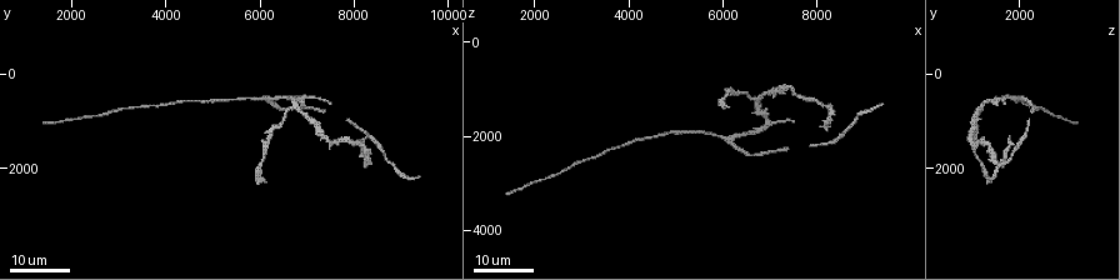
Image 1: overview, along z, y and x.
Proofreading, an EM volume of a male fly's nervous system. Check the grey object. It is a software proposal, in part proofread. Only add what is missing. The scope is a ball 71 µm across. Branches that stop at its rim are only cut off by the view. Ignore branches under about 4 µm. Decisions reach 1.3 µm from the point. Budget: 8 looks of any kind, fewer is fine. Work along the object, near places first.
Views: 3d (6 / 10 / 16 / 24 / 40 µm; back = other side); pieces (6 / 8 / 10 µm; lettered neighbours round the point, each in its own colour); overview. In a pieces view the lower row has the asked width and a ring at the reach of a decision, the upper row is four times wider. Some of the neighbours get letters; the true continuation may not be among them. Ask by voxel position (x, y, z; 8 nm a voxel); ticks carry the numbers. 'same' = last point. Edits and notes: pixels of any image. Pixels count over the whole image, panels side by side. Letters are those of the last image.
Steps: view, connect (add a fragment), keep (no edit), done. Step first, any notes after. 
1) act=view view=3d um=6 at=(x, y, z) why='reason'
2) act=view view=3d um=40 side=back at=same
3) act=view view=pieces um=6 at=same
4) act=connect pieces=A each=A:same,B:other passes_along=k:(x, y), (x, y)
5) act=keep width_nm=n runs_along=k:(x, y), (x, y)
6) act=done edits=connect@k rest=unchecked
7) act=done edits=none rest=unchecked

act=view view=3d um=24 at=(8250, 1400, 1750) why='an open end'

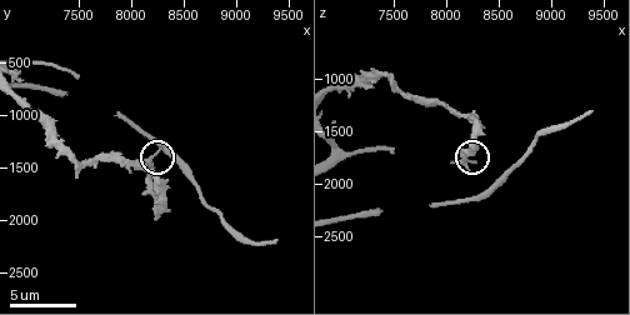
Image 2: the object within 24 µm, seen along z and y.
act=view view=pieces um=10 at=(8280, 1320, 1820)

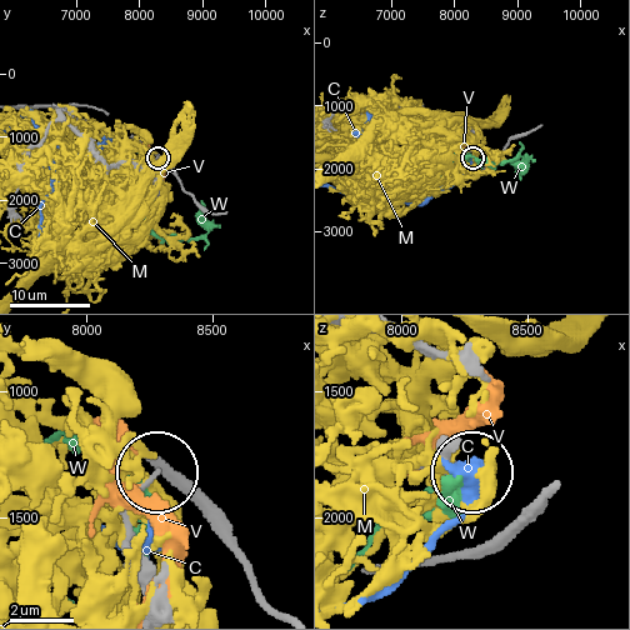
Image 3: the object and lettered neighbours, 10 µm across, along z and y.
act=keep each=C:other,M:other,V:other,W:other found='none of them fits'

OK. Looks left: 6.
act=view view=pieces um=8 at=(7340, 780, 2240) why='an open end'

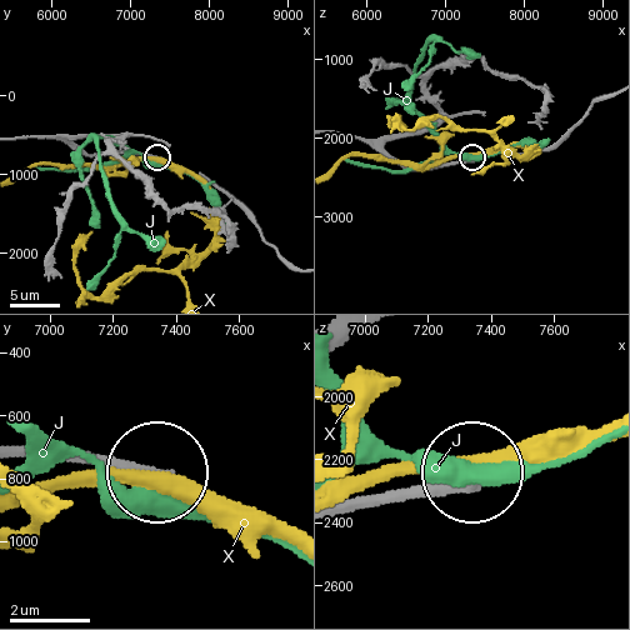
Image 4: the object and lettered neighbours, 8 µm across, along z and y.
act=keep width_nm=300 each=J:other,X:other runs_along=4:(20, 459), (158, 469) found='no lettered fragment goes on from it'

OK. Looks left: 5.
act=view view=pieces um=10 at=(7480, 640, 1700) why='free end'

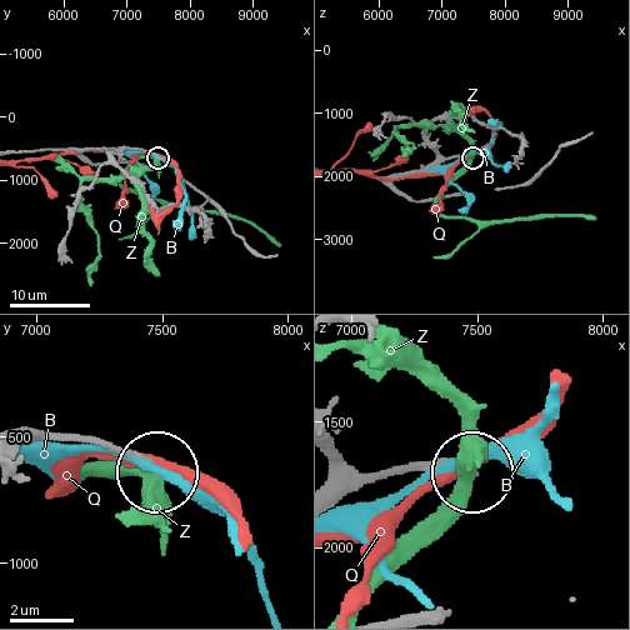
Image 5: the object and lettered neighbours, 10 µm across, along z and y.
act=keep each=B:other,Q:other,Z:other found='none of them fits'

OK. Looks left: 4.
act=view view=3d um=6 at=(7860, 980, 2200) why='branch stops here'

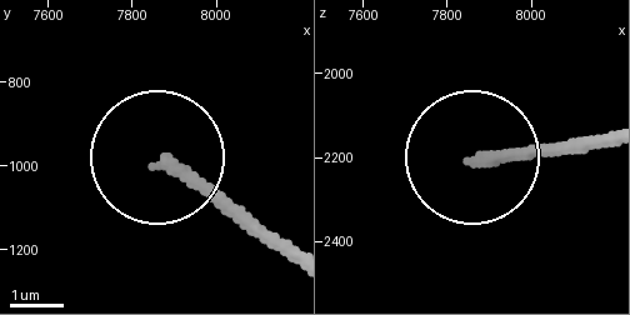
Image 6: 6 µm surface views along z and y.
act=view view=pieces um=10 at=(7865, 990, 2205) why='what lies round it'

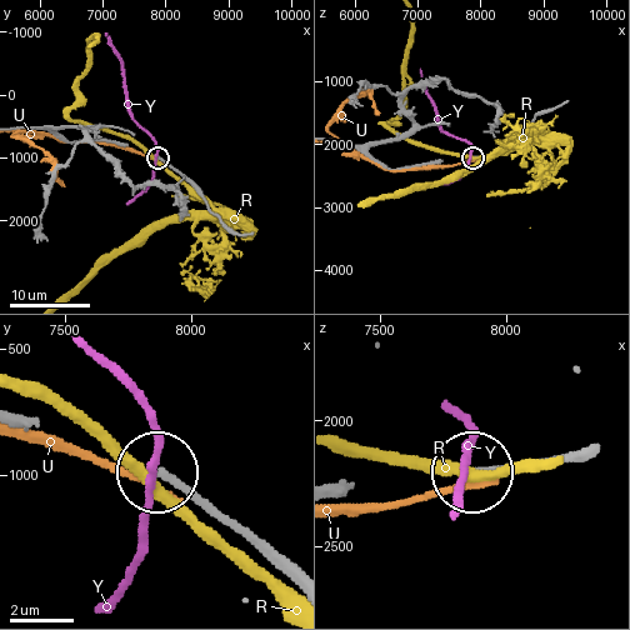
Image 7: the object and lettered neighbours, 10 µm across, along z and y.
act=keep each=R:other,U:other,Y:other found='no lettered fragment goes on from it'

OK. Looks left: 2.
act=done edits=none rest=unchecked

